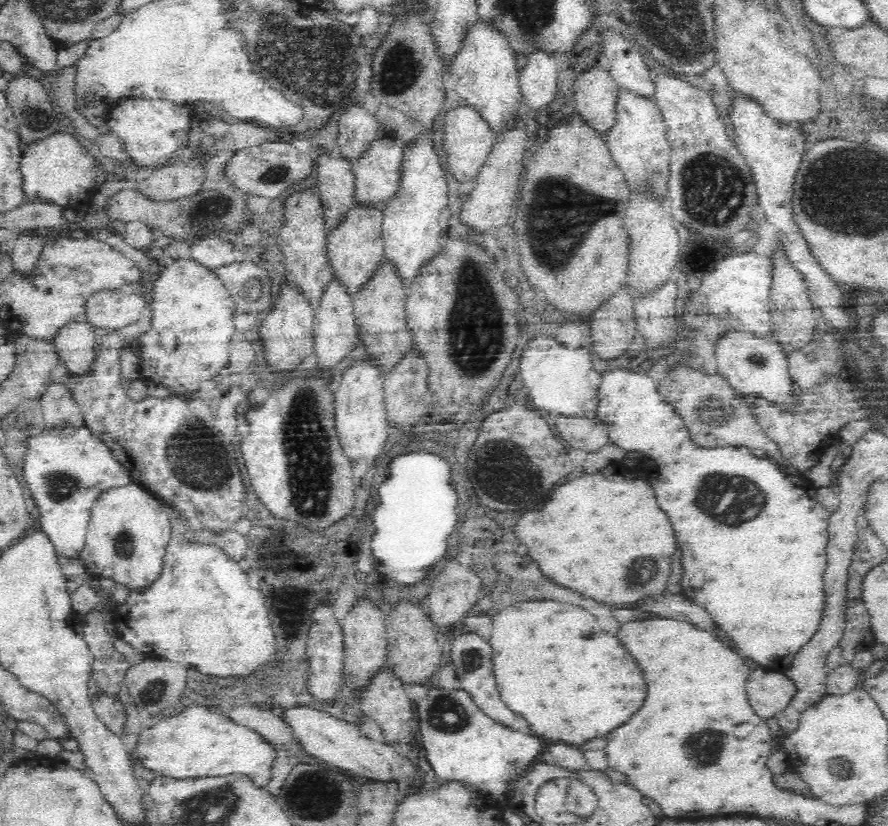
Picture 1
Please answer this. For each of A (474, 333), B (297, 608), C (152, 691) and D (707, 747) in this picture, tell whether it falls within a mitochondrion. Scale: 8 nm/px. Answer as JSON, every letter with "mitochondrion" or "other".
{"A":"mitochondrion","B":"other","C":"mitochondrion","D":"mitochondrion"}

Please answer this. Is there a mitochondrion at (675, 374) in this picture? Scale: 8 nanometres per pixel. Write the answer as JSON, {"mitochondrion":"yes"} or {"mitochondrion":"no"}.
{"mitochondrion":"no"}

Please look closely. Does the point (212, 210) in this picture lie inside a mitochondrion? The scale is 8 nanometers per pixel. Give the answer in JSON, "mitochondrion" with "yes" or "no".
{"mitochondrion":"yes"}

